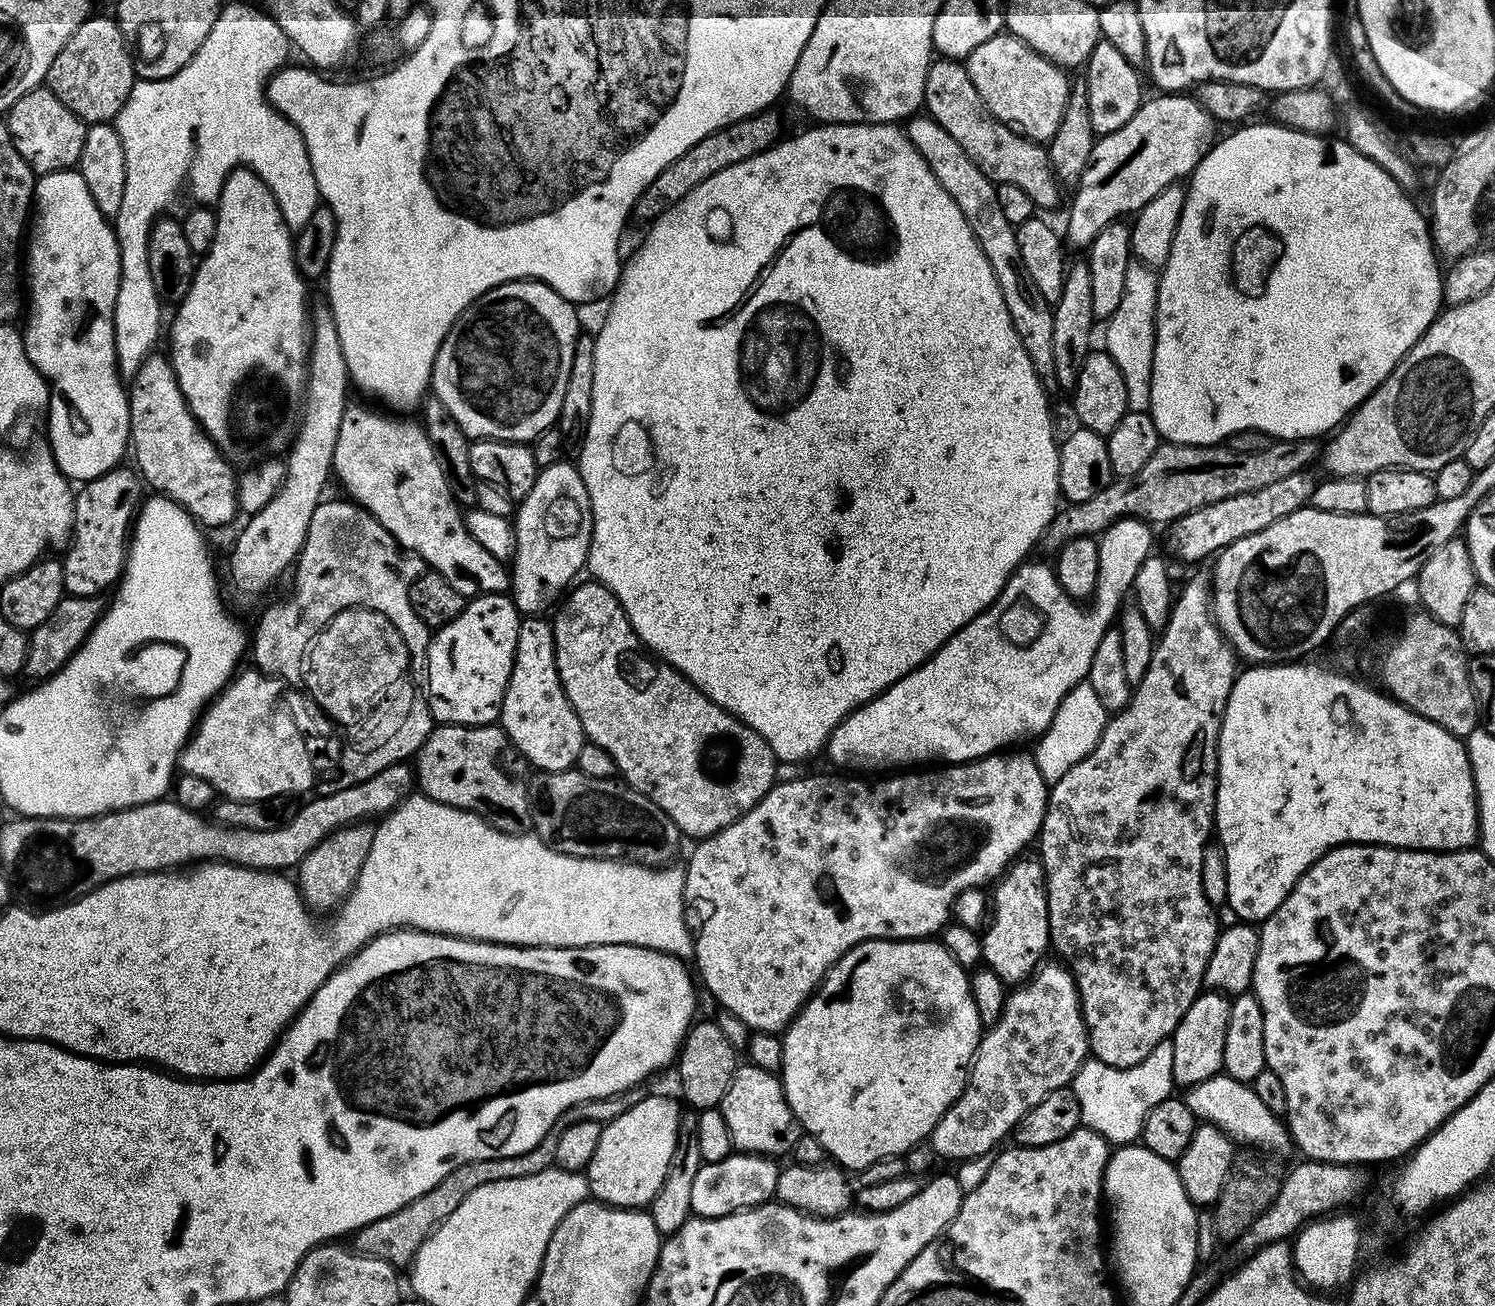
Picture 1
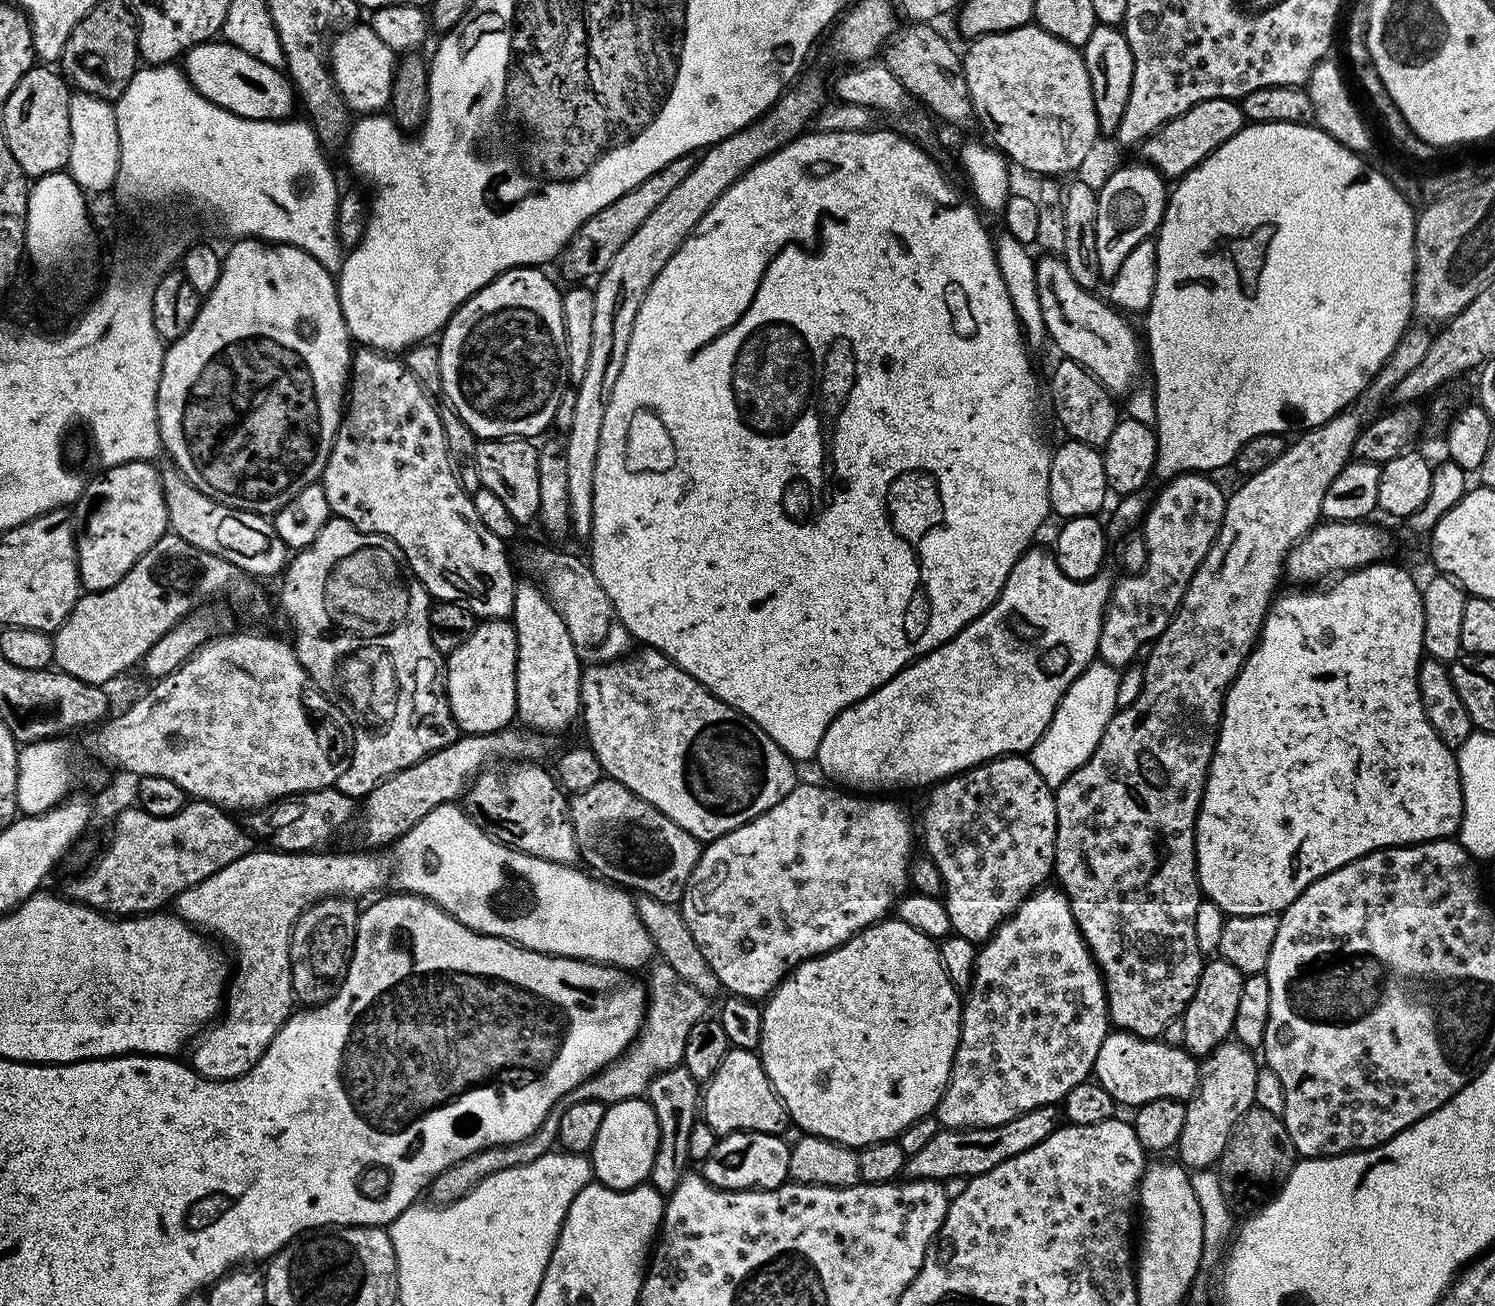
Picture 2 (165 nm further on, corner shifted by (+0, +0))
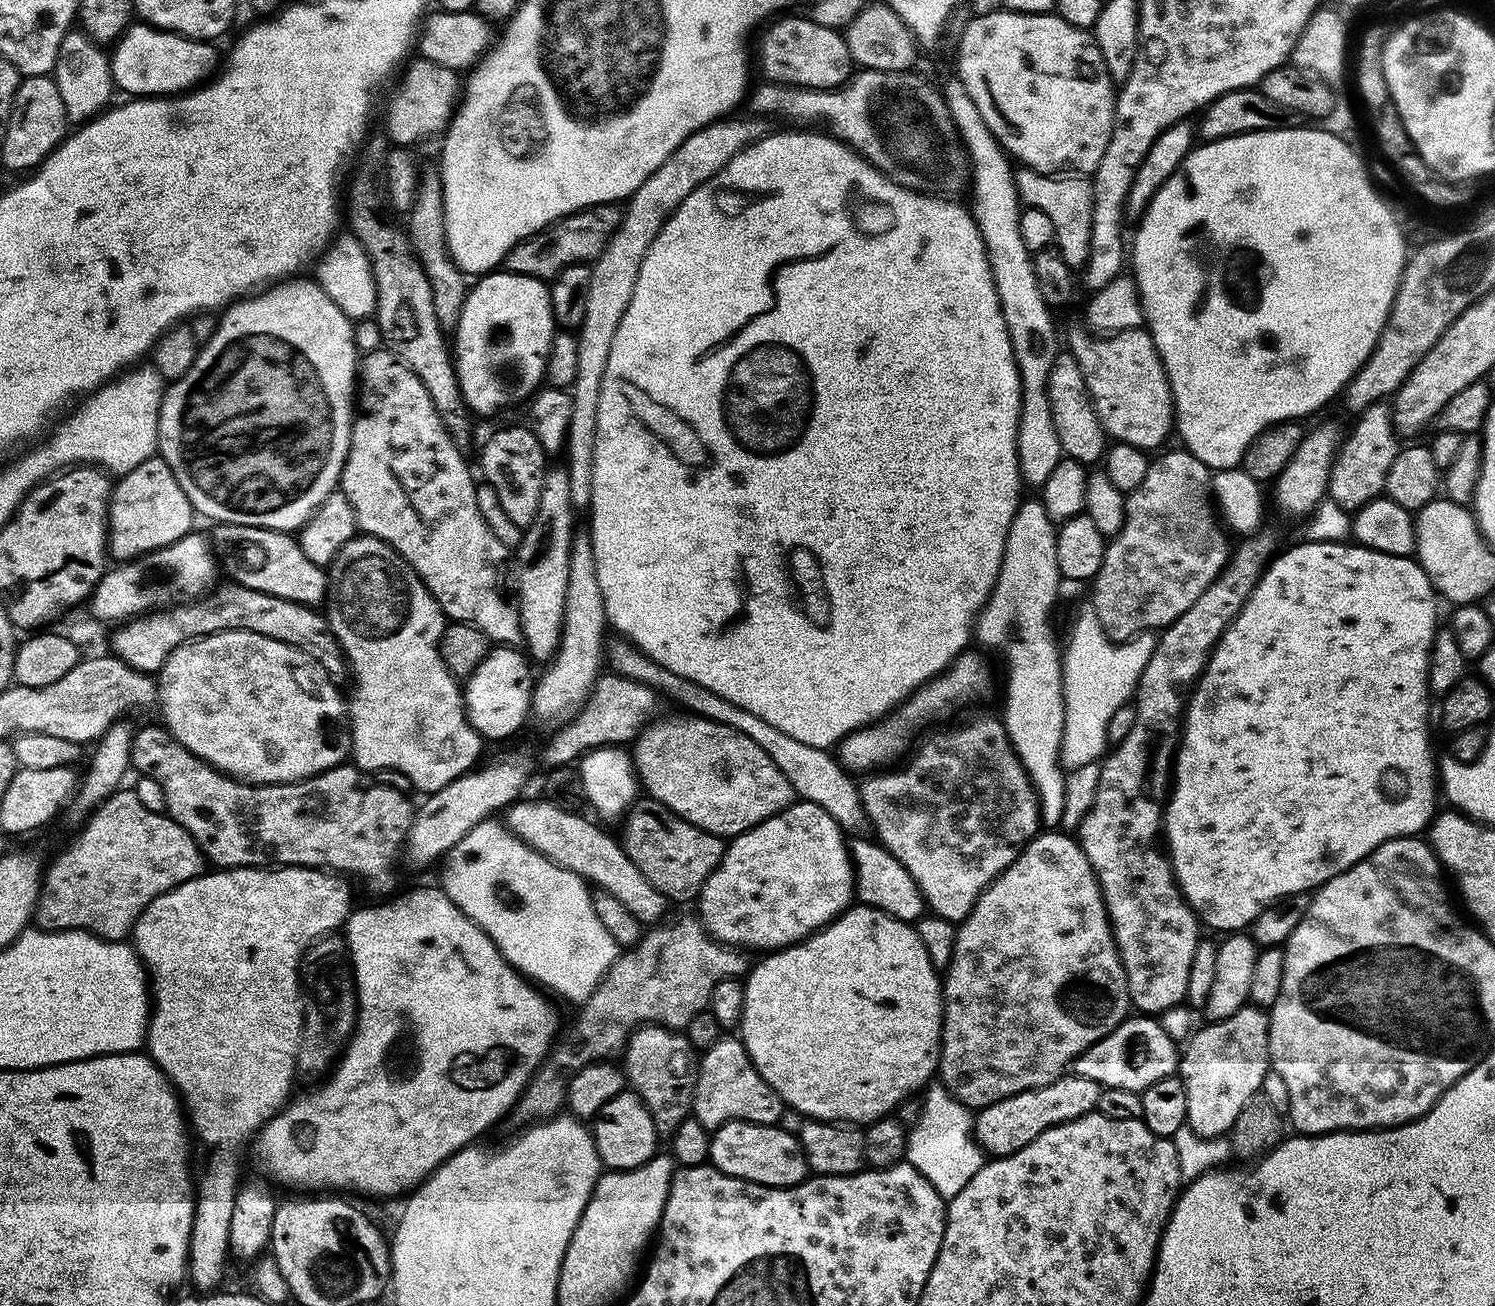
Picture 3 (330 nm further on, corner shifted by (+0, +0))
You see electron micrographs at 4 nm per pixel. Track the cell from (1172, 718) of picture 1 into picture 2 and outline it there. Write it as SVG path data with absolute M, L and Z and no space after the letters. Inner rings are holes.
M1412 326L1402 334L1402 338L1394 346L1394 350L1390 350L1390 358L1386 358L1386 362L1378 370L1378 374L1372 379L1368 389L1357 398L1354 410L1340 412L1334 418L1327 420L1325 424L1321 424L1319 428L1301 431L1302 434L1297 438L1296 444L1289 443L1285 447L1282 458L1270 462L1270 466L1266 466L1266 470L1258 470L1258 474L1241 479L1239 481L1241 484L1233 492L1230 492L1224 501L1224 517L1216 540L1210 546L1206 558L1202 558L1202 566L1198 566L1194 578L1190 578L1190 586L1186 586L1186 594L1182 598L1180 609L1173 614L1172 621L1166 626L1164 633L1151 645L1150 651L1147 653L1147 655L1149 654L1148 661L1143 661L1142 694L1138 694L1138 698L1134 698L1134 702L1129 708L1122 708L1114 713L1110 722L1105 726L1102 738L1092 757L1078 770L1074 770L1074 774L1070 774L1070 778L1066 778L1066 782L1062 782L1060 787L1055 789L1058 830L1056 831L1054 880L1060 891L1066 894L1076 924L1080 927L1084 941L1088 943L1088 949L1092 952L1096 965L1100 967L1100 974L1104 978L1104 988L1108 991L1108 1018L1121 1032L1133 1032L1135 1036L1140 1036L1143 1040L1163 1037L1164 1028L1171 1020L1183 1017L1184 1007L1194 998L1198 978L1206 963L1205 953L1201 952L1198 946L1198 937L1194 934L1194 922L1202 899L1200 879L1196 873L1196 819L1200 813L1200 799L1204 796L1204 784L1208 780L1208 767L1216 749L1216 733L1220 731L1220 718L1224 715L1224 696L1228 693L1228 688L1240 673L1240 668L1260 639L1260 631L1265 618L1268 617L1268 609L1274 599L1274 593L1277 591L1277 589L1275 590L1276 579L1282 576L1285 556L1307 532L1311 532L1316 527L1321 519L1322 498L1326 498L1326 490L1330 486L1330 482L1334 482L1334 478L1338 478L1338 474L1348 464L1348 461L1353 459L1352 447L1361 428L1366 423L1365 417L1360 416L1366 415L1375 404L1386 400L1392 387L1398 382L1402 382L1402 378L1406 378L1406 374L1410 374L1410 370L1414 370L1414 366L1418 366L1418 362L1422 362L1422 358L1426 358L1426 350L1430 350L1433 338L1433 333L1427 332L1427 330L1429 331L1424 326Z

